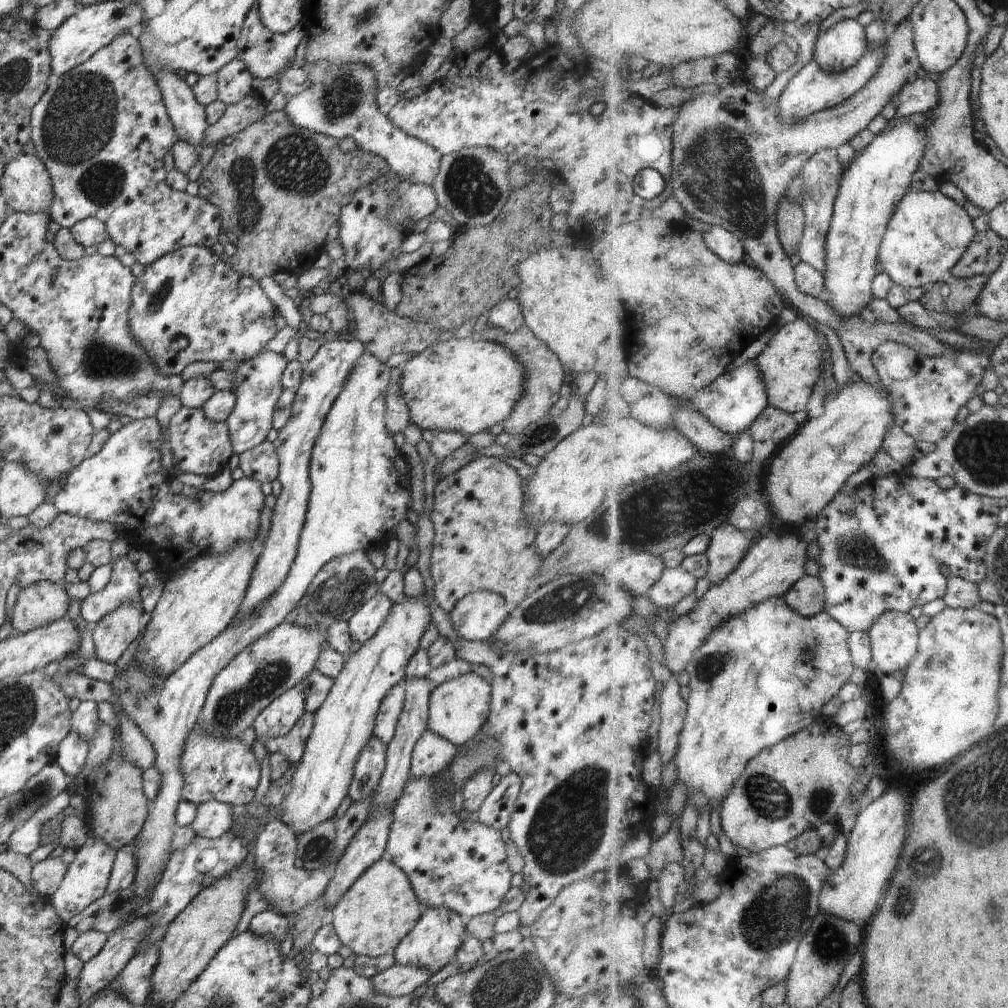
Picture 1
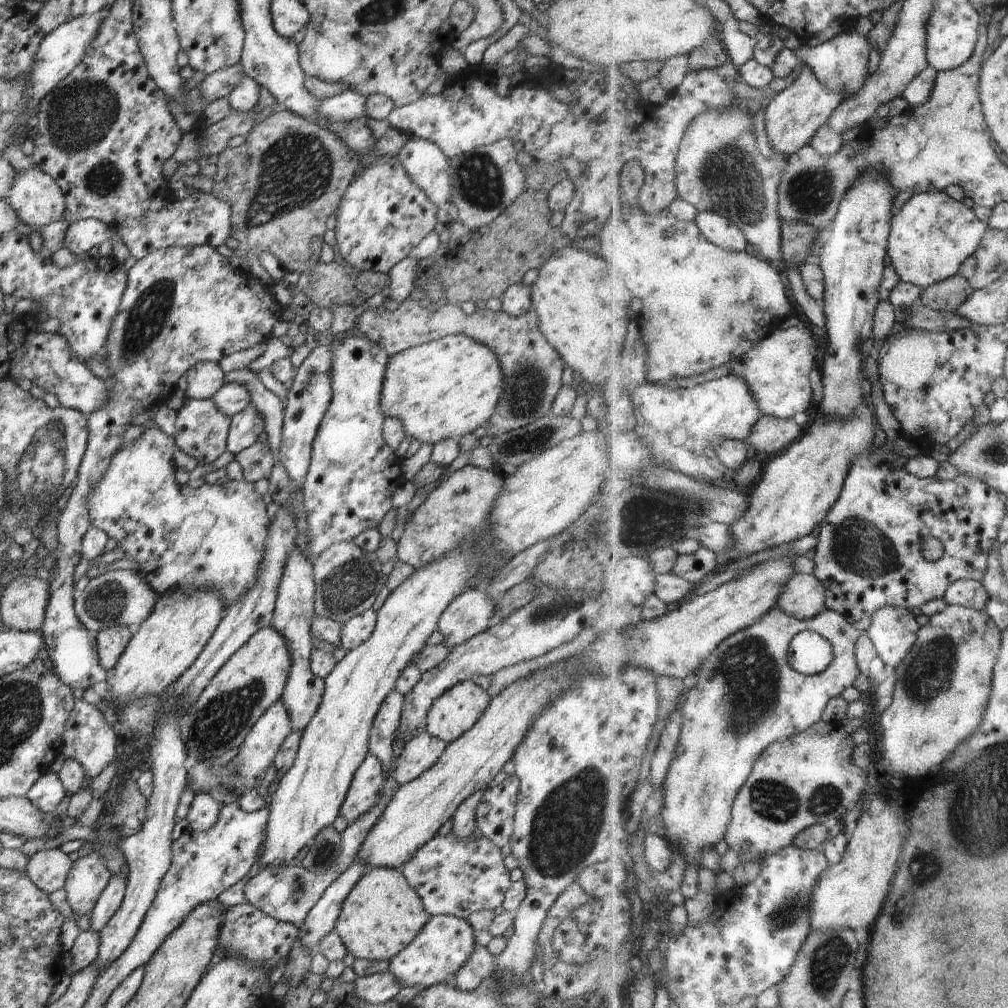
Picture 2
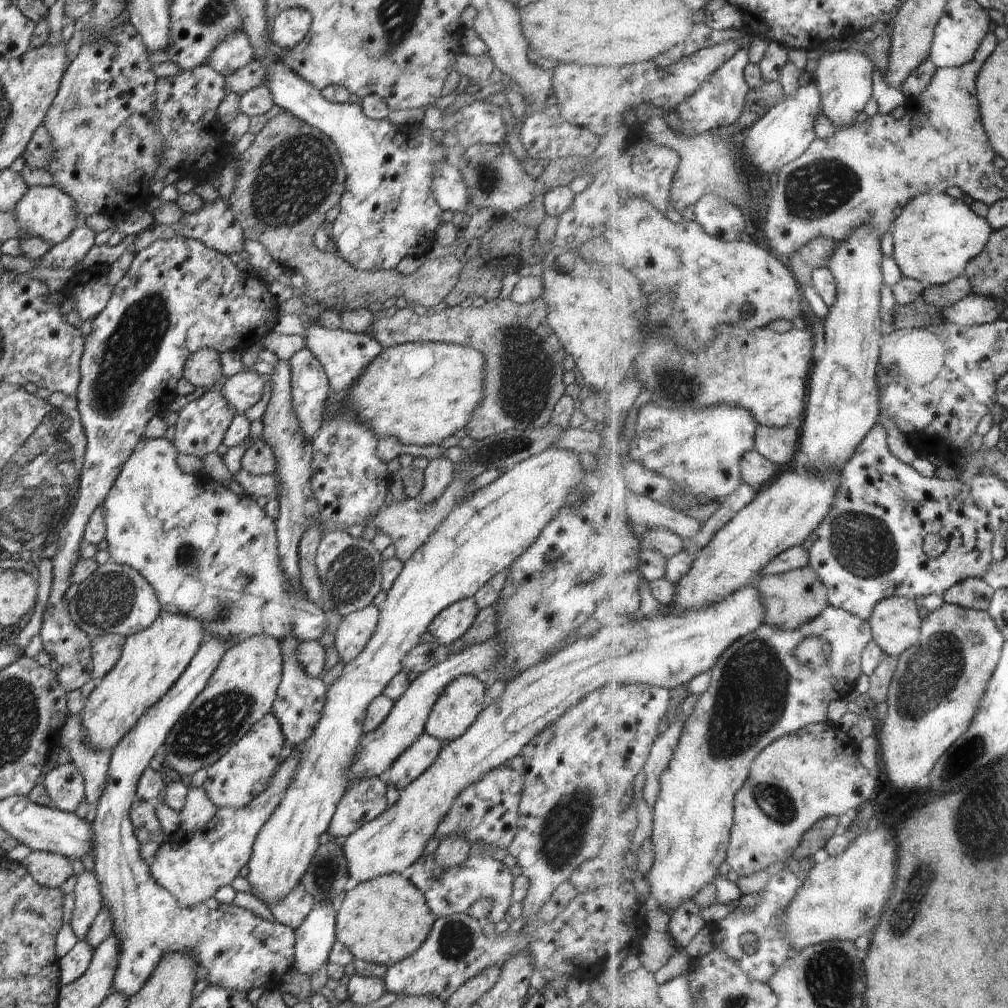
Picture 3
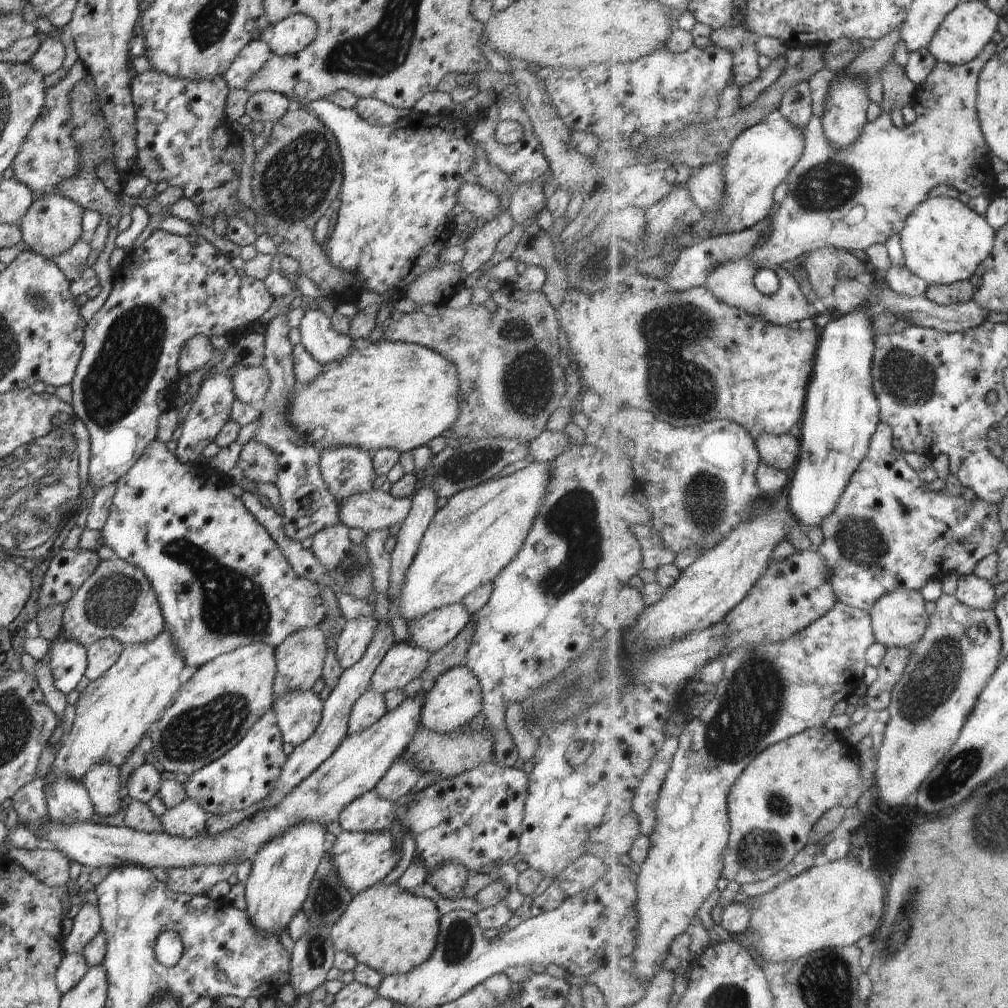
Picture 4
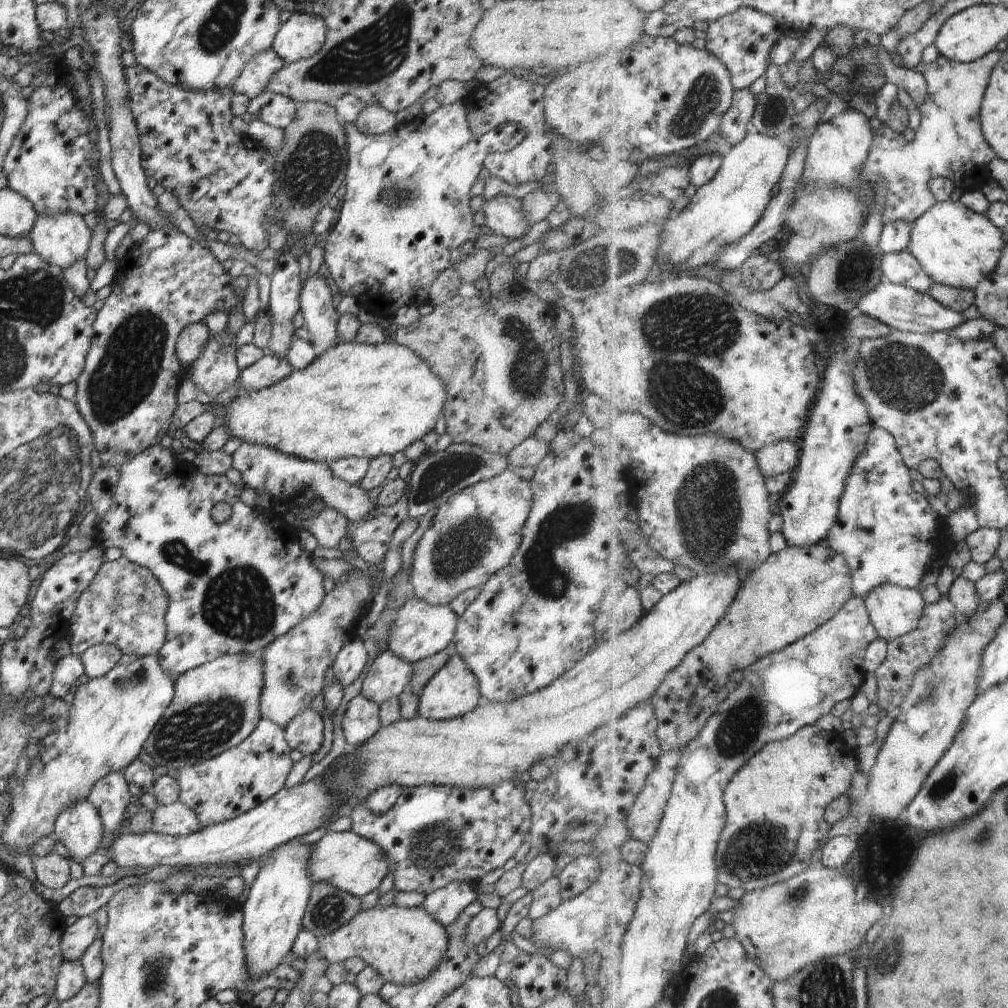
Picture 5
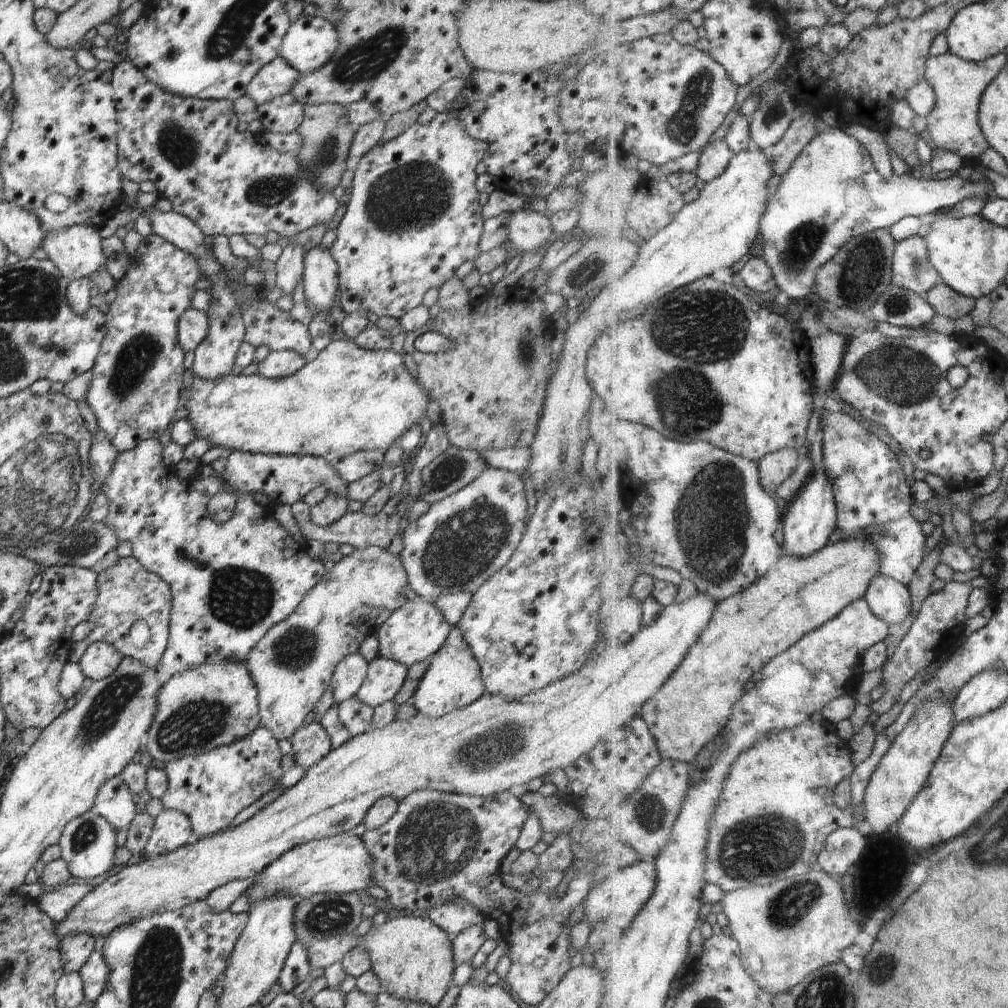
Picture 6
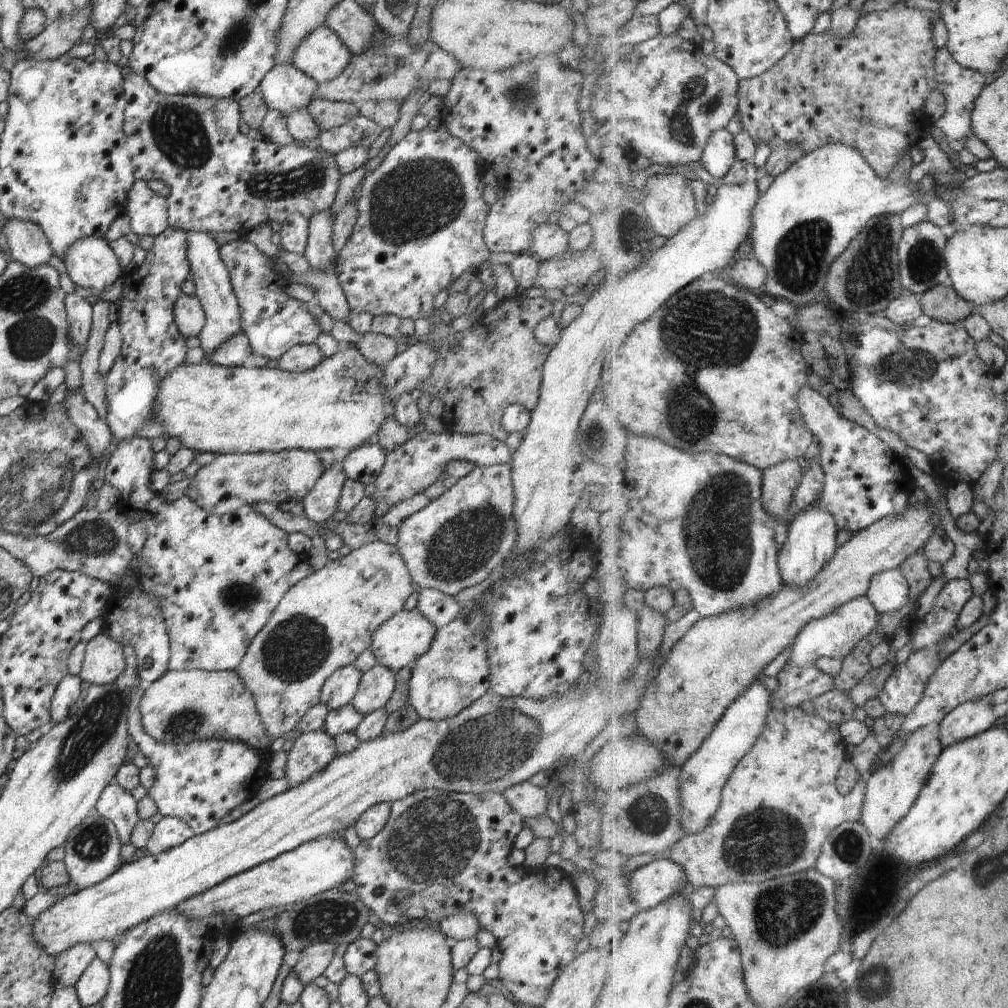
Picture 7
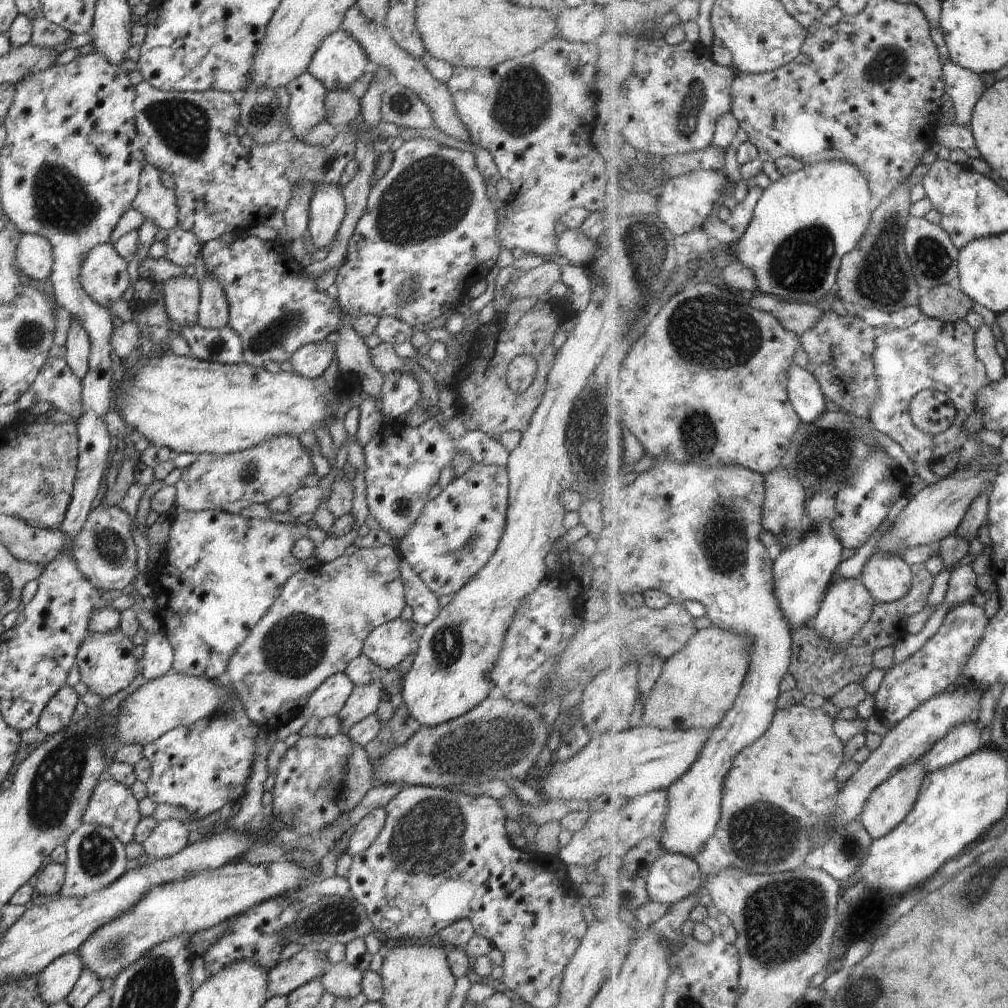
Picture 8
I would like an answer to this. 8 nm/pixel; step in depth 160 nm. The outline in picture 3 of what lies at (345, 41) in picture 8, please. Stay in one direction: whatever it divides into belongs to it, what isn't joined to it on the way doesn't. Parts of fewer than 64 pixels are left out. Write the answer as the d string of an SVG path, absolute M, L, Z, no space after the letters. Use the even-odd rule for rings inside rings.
M288 8L274 16L270 40L279 48L294 48L310 31L312 14L302 8Z

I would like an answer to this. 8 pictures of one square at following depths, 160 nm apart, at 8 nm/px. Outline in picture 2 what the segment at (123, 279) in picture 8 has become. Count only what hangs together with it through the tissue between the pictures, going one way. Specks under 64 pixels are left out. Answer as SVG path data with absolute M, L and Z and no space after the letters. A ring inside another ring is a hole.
M36 165L17 173L4 199L14 209L19 222L32 228L61 221L65 213L60 187Z

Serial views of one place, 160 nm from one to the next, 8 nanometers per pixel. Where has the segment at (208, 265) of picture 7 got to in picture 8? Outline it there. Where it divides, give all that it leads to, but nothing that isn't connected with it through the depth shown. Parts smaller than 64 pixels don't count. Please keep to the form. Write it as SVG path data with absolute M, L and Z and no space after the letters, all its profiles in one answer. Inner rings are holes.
M207 272L204 280L200 281L201 297L198 304L197 323L205 329L222 328L228 322L229 306L227 305L226 295L223 292L222 285Z

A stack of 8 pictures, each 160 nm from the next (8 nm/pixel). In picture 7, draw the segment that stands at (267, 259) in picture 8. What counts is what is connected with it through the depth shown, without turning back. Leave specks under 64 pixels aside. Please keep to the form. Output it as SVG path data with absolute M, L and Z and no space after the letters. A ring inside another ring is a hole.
M241 238L238 241L219 247L219 255L227 268L235 295L239 302L241 330L249 338L251 349L254 353L272 360L279 358L296 345L311 345L316 342L320 333L319 320L308 312L306 305L299 300L289 297L285 289L288 281L284 274L274 271L270 258L262 253L254 243Z

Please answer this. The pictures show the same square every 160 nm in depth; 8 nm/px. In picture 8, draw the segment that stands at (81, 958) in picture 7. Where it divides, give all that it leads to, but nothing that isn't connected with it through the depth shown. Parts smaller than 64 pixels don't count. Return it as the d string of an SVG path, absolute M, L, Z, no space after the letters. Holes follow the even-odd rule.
M75 952L54 959L38 974L39 997L48 1006L64 1001L83 970L82 961Z

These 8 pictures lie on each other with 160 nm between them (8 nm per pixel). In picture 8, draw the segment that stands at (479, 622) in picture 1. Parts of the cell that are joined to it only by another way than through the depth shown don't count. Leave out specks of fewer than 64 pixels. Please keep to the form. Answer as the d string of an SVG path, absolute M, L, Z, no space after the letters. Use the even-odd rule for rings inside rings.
M400 618L377 626L366 638L362 654L382 670L398 668L398 664L413 652L414 635L409 622Z

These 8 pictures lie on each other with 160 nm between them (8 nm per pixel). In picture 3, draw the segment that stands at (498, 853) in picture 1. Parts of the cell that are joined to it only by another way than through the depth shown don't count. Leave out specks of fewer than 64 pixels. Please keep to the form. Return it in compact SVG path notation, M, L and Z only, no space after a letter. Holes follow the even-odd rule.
M474 850L462 864L456 866L444 866L443 863L436 862L433 854L428 854L422 859L418 858L408 872L410 883L422 892L426 904L438 917L466 914L474 902L488 898L492 904L494 900L494 910L498 908L496 922L501 922L512 904L514 877L508 866L492 858L491 851Z

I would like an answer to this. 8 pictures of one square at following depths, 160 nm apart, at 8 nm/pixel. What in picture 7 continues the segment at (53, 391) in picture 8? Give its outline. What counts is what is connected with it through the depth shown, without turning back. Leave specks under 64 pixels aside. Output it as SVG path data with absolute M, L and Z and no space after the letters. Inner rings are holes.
M80 389L67 390L63 406L68 418L87 442L92 456L101 458L112 442L112 431L107 422L98 416Z

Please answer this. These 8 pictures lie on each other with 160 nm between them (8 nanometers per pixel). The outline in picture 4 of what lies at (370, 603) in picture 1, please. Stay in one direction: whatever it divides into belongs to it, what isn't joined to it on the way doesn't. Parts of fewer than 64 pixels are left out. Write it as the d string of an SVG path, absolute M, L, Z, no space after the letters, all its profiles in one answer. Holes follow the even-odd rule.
M360 617L346 621L337 641L337 656L340 666L349 669L364 656L377 627L377 620Z

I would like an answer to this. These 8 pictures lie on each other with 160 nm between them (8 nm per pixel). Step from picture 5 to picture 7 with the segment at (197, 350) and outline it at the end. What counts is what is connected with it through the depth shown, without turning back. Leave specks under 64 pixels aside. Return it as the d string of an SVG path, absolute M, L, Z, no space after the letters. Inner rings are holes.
M180 293L173 308L175 325L185 338L198 336L205 323L205 312L195 295Z

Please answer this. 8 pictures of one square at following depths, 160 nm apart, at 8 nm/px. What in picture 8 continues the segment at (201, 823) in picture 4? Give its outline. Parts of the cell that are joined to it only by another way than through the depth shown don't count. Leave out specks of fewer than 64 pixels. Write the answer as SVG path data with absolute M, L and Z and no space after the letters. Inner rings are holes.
M168 819L157 823L153 833L142 843L142 846L150 858L165 859L187 847L189 833L183 822Z

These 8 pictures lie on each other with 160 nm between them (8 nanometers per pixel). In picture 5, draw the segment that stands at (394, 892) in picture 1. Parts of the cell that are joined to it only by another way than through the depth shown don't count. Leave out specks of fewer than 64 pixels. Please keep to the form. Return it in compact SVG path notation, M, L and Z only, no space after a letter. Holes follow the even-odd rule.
M392 904L387 908L377 906L369 910L361 910L348 924L332 934L319 939L317 950L319 955L328 963L343 963L352 957L361 958L368 967L373 968L383 976L386 983L399 985L415 985L426 980L445 960L446 951L449 949L449 934L439 922L436 922L421 906L401 907Z

